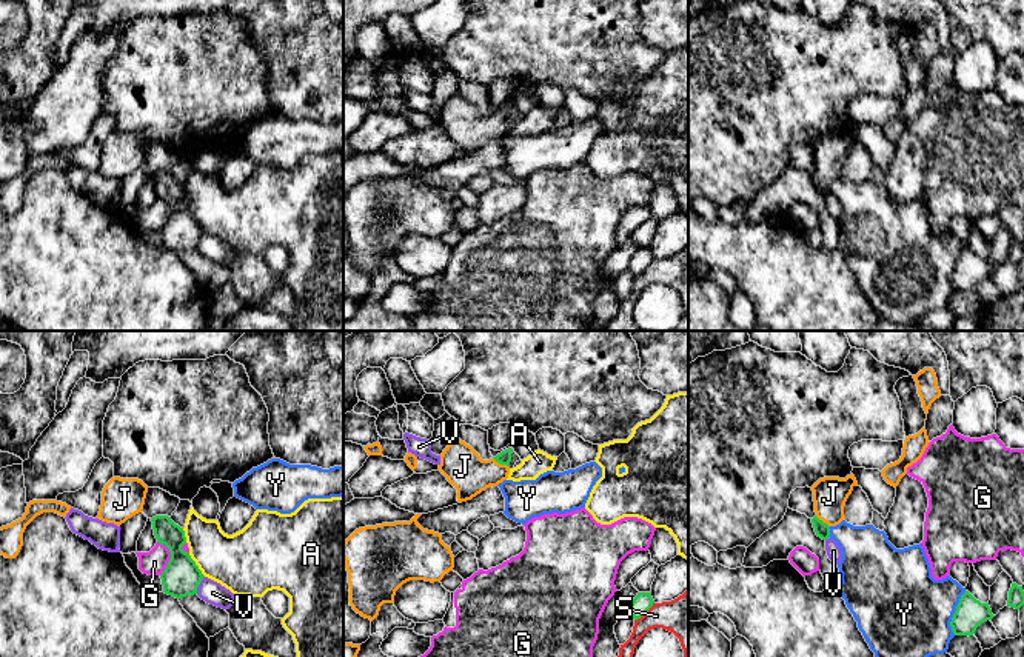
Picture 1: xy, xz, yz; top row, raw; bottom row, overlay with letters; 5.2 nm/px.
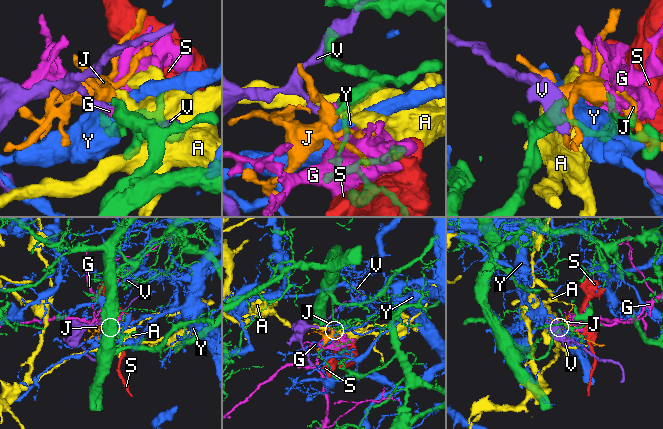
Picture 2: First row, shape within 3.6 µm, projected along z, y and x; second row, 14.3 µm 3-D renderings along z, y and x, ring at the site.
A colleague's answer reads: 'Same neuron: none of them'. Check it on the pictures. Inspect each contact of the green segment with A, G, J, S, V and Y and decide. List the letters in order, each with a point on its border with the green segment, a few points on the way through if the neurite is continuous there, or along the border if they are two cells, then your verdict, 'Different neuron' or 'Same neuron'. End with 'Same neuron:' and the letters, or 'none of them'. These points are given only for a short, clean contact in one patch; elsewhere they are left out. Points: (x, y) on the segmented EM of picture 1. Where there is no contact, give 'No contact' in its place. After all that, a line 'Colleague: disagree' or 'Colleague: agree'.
A: Touches green at xy (196, 565). Different neuron
G: Touches green at xy (171, 557). Different neuron
J: Touches green at xz (501, 463). Path across: xz (504, 457), (501, 463), (462, 466). Same neuron
S: Touches green at xz (644, 613). Different neuron
V: Touches green at xy (199, 583). Different neuron
Y: Touches green at yz (955, 613). Different neuron
Same neuron: J
Colleague: disagree

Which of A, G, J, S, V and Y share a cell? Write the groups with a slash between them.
A / G / J / S / V / Y

